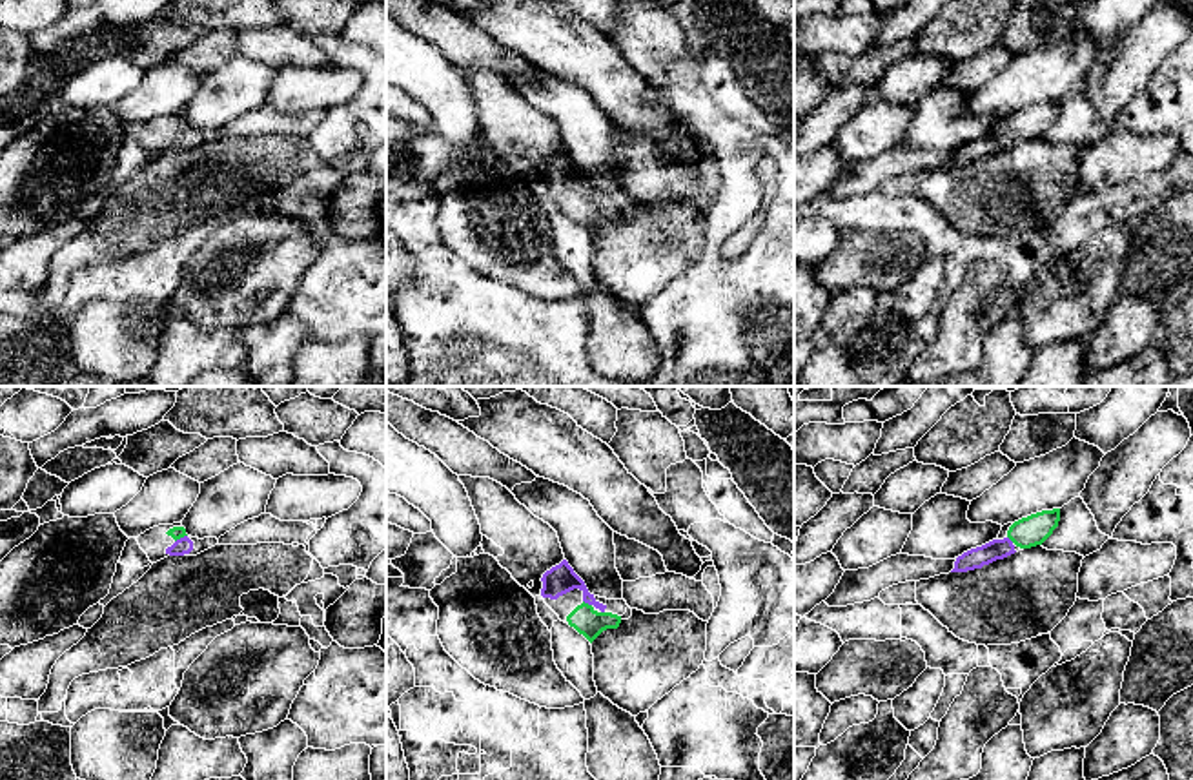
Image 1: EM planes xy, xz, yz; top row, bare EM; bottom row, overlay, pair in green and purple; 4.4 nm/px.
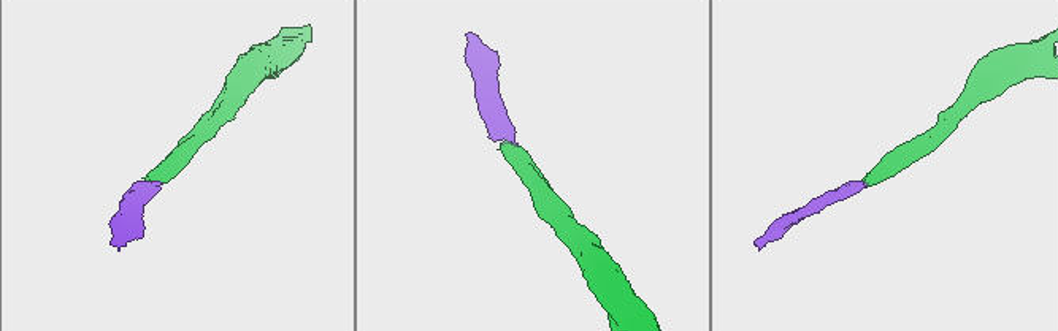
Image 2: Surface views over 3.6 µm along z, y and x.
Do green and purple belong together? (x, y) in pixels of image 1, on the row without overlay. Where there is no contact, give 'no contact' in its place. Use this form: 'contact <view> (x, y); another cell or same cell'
contact xz (587, 195); same cell

